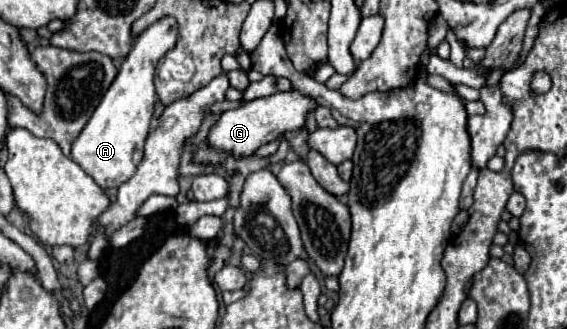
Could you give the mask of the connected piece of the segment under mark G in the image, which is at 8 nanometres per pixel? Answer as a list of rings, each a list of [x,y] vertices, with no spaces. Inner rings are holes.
[[[297,90],[259,98],[259,100],[253,100],[243,106],[223,112],[217,118],[217,122],[211,126],[211,130],[207,134],[207,144],[209,144],[209,148],[225,152],[233,158],[245,158],[245,156],[251,156],[259,146],[275,140],[279,136],[279,132],[285,134],[289,130],[301,130],[305,124],[307,112],[311,112],[315,108],[317,108],[317,102],[313,98],[305,98]]]

